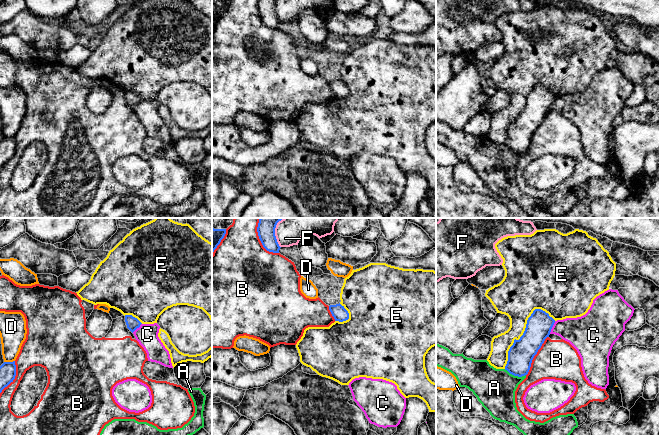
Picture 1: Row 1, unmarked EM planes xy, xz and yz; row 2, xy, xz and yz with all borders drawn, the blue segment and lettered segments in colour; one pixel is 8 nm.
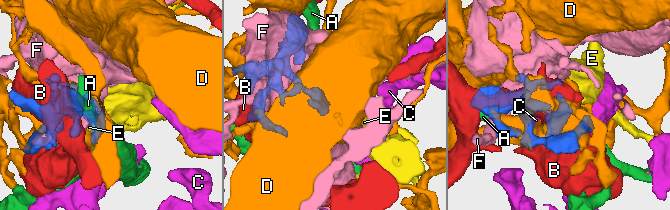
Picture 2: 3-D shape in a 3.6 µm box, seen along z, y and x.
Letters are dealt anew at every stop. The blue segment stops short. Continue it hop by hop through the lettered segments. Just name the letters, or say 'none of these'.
none of these

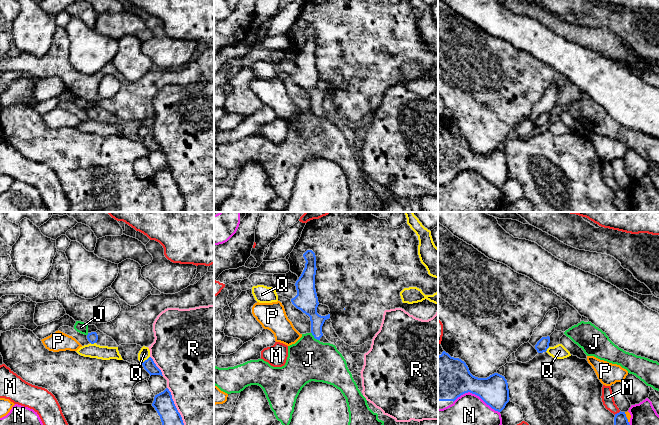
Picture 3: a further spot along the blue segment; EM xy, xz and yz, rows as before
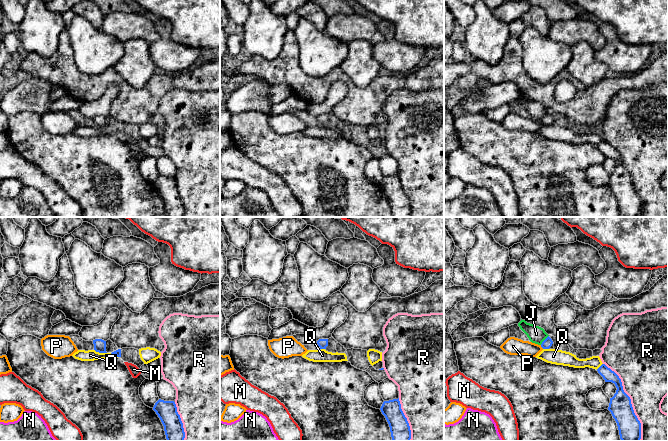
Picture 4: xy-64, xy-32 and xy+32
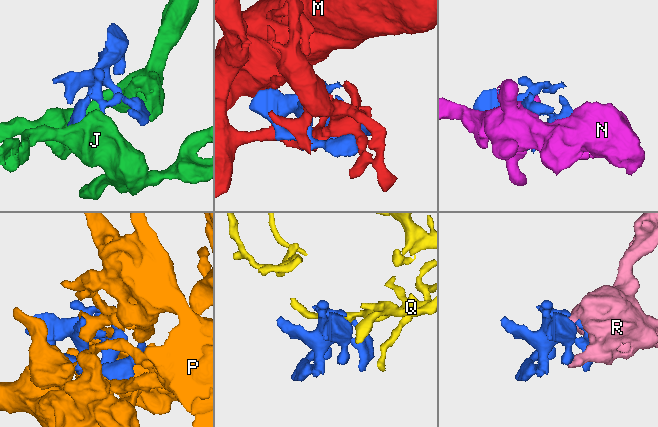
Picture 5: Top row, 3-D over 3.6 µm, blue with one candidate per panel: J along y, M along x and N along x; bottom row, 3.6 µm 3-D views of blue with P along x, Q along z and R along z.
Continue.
none of these

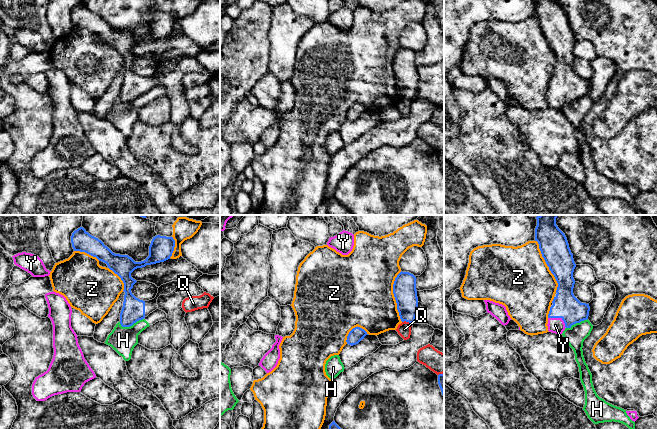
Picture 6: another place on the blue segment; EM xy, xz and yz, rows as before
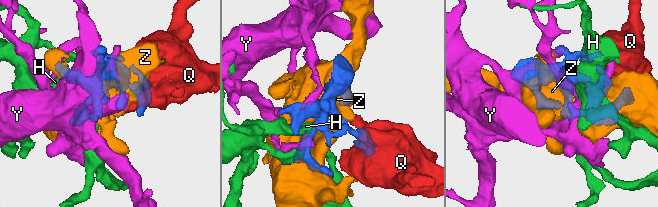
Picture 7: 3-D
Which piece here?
Y

